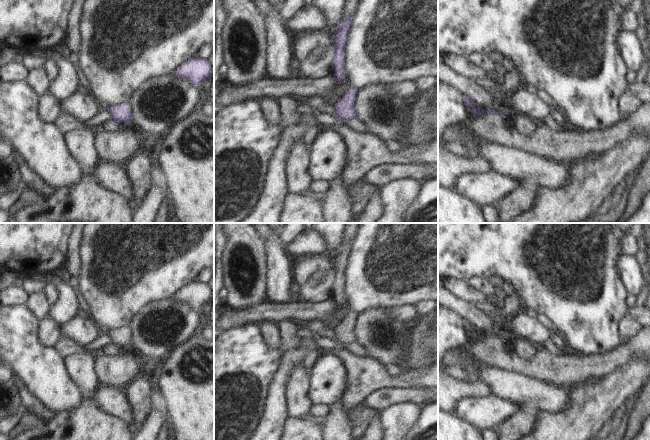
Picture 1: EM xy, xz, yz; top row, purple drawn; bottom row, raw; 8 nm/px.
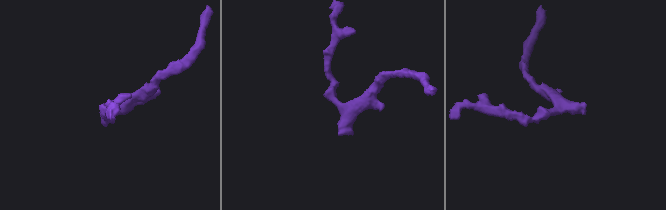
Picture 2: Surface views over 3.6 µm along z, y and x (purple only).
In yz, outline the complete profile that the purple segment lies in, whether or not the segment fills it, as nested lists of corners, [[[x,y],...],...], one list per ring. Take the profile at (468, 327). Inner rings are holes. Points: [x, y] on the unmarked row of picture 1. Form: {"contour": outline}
{"contour": [[[463,319],[463,325],[464,325],[464,329],[466,331],[466,333],[470,333],[472,332],[474,334],[474,339],[475,340],[478,340],[479,338],[485,336],[485,337],[488,337],[488,338],[498,338],[500,339],[503,343],[506,343],[506,339],[505,338],[502,338],[502,337],[499,337],[498,335],[495,335],[493,333],[490,333],[490,334],[483,334],[477,330],[475,330],[472,326],[472,323],[467,320],[467,319]]]}

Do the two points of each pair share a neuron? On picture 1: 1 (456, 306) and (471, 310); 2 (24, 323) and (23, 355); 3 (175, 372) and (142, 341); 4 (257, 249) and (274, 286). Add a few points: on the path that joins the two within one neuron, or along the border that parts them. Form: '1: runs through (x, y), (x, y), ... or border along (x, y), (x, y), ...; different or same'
1: runs through (460, 307), (467, 310); same
2: runs through (23, 331), (23, 347); same
3: border along (185, 341), (177, 344), (166, 355); different
4: border along (265, 246), (266, 293); different

